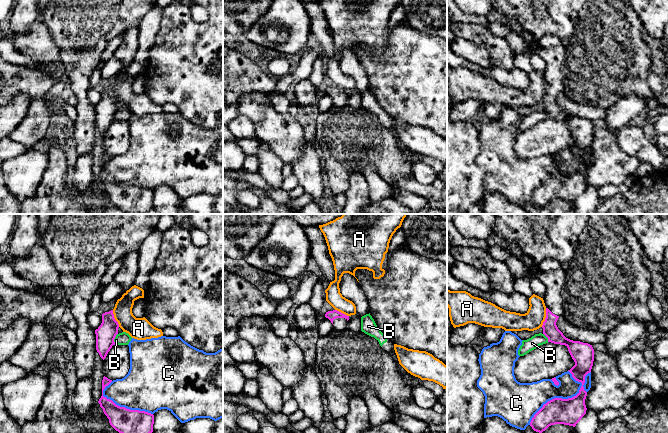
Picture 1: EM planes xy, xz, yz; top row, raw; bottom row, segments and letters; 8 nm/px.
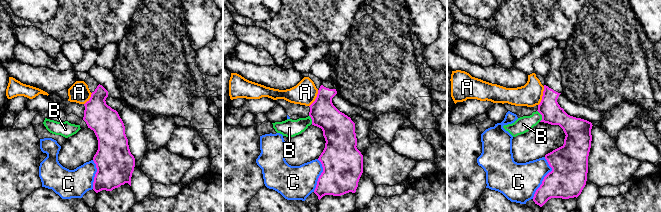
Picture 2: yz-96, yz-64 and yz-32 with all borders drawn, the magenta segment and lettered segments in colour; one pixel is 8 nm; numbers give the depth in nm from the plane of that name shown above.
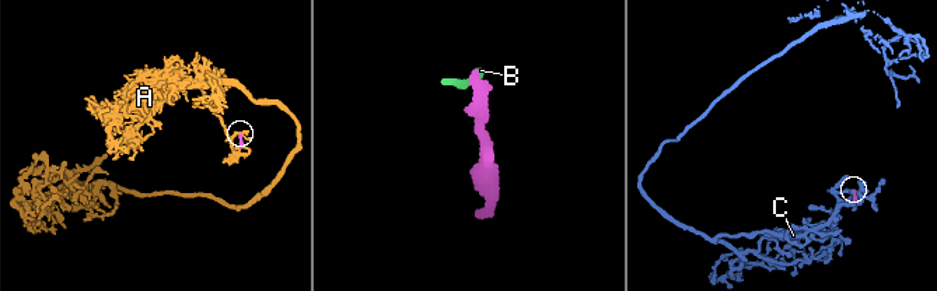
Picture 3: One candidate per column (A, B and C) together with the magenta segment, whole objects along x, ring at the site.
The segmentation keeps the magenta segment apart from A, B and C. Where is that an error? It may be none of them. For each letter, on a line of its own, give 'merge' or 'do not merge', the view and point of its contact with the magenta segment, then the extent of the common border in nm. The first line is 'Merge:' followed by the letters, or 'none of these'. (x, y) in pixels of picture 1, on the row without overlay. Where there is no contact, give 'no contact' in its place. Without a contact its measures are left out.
Merge: none of these
A: do not merge; contact yz (546, 93); length 160 nm
B: do not merge; contact xy (114, 114); length 90 nm
C: do not merge; contact yz (561, 174); length 650 nm

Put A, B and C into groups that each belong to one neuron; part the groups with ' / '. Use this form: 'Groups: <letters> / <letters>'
Groups: A / B / C

